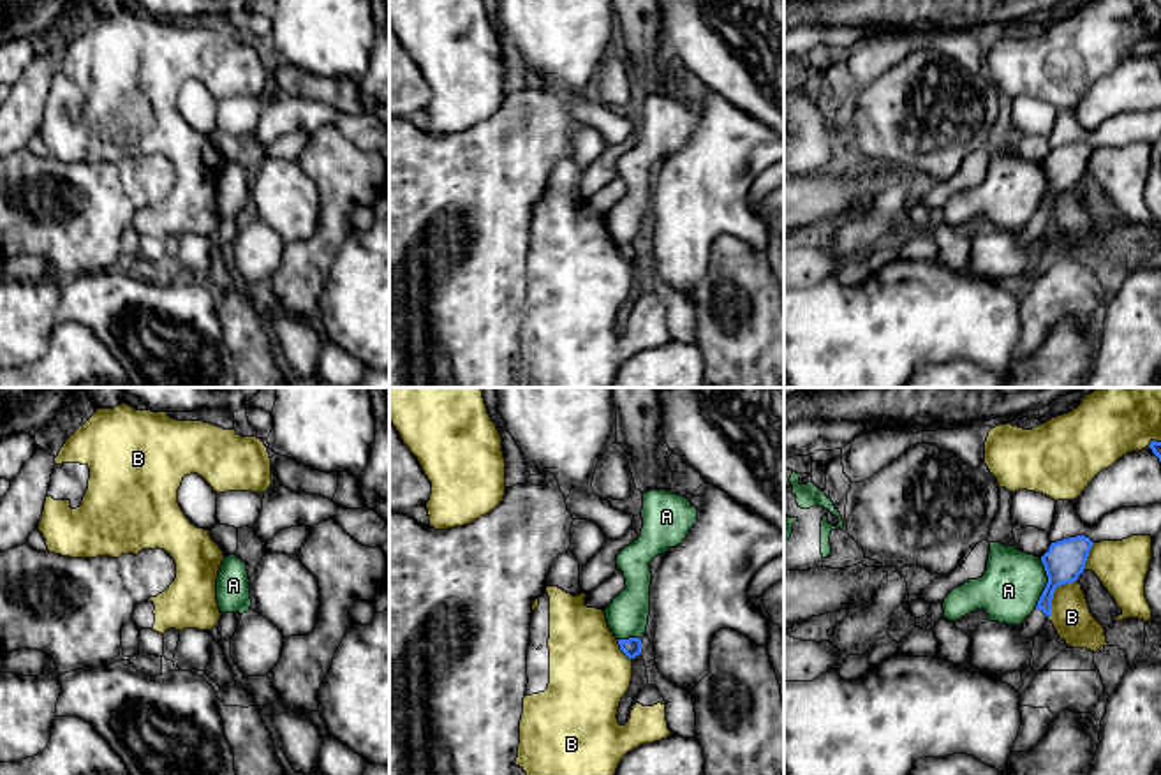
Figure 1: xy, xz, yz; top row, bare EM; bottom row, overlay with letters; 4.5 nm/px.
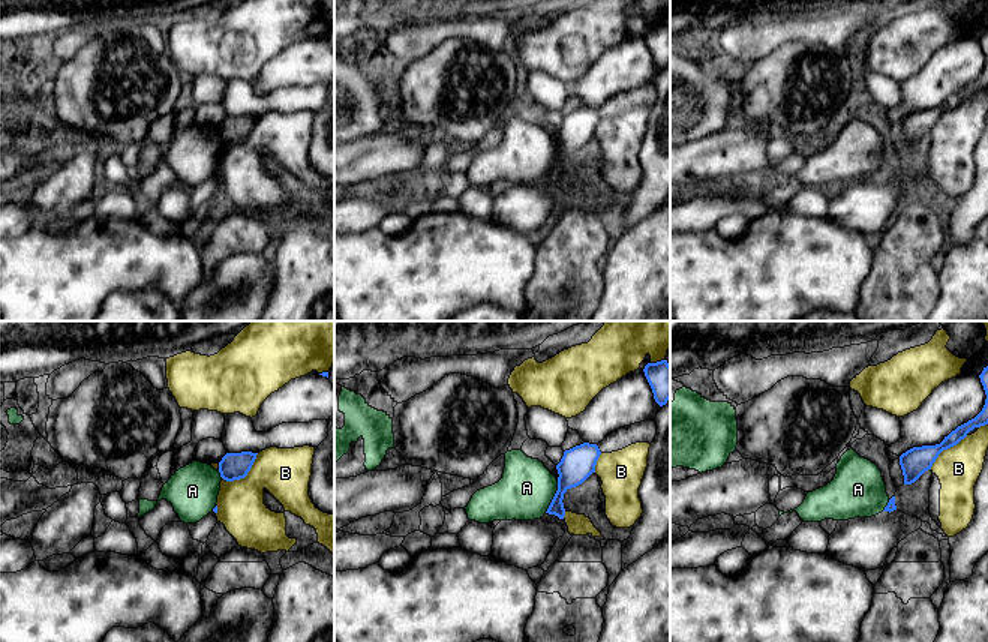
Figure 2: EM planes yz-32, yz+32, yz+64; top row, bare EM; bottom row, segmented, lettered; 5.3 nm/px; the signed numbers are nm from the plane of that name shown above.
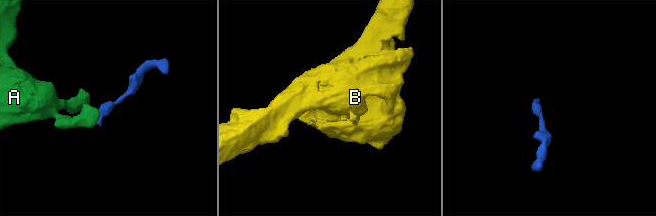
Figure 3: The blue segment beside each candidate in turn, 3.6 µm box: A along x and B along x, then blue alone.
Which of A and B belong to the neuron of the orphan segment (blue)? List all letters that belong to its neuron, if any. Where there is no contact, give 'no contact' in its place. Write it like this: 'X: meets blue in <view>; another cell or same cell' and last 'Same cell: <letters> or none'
A: meets blue in yz; another cell
B: meets blue in yz; another cell
Same cell: none

